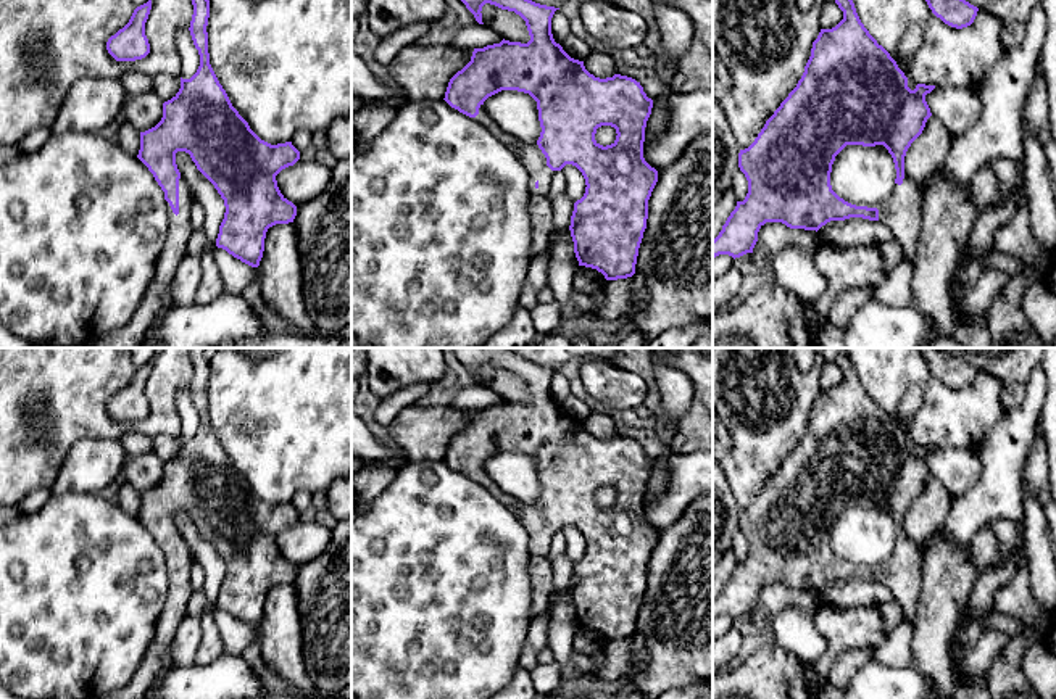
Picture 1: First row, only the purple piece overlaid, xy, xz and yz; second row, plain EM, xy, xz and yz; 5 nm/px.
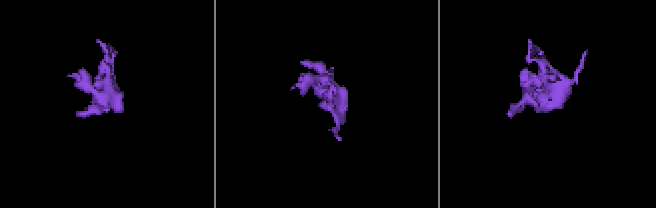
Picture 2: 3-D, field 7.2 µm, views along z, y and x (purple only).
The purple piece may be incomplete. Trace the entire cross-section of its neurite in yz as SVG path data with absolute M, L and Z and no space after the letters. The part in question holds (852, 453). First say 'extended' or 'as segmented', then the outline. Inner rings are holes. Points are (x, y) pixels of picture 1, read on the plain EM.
extended; M838 348L835 364L843 372L843 380L832 390L821 390L796 448L766 482L755 503L738 514L748 554L743 562L737 562L713 601L713 620L719 615L735 620L753 614L758 593L766 583L817 593L830 581L850 578L879 581L888 588L903 610L903 622L913 622L916 615L922 551L921 544L904 535L904 517L932 477L925 456L935 446L917 445L914 451L908 448L908 438L896 422L861 383L848 348ZM846 506L883 506L893 519L893 552L875 569L851 565L832 551L832 525Z

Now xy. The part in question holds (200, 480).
extended; M189 348L189 351L193 366L189 391L200 416L200 427L190 440L181 438L179 453L163 464L161 482L155 488L140 493L140 511L137 515L164 552L168 570L166 601L156 623L155 638L131 683L100 699L145 699L161 668L164 649L171 644L185 617L185 607L193 593L190 578L193 554L177 530L177 512L190 515L197 530L214 546L224 560L226 573L219 586L216 607L242 623L258 628L268 589L276 585L293 583L297 577L297 567L281 554L276 536L282 530L293 527L300 520L300 512L292 503L271 506L261 501L232 467L210 425L206 393L210 361L205 358L203 348Z

